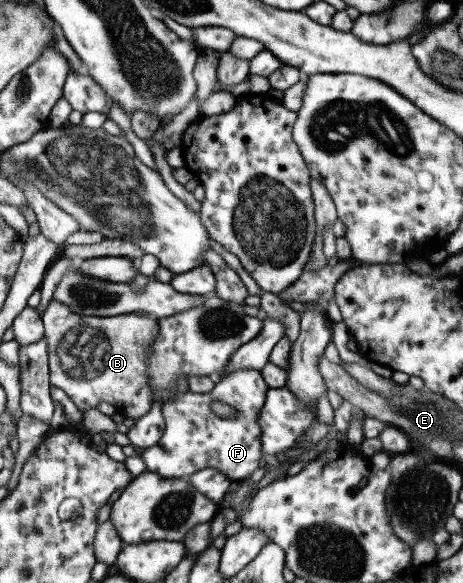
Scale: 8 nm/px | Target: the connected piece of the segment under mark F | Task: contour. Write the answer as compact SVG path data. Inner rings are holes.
M238 368L216 380L210 392L178 392L175 398L162 404L161 414L165 428L159 441L139 454L146 465L146 471L171 479L185 478L202 468L215 468L232 482L248 478L258 468L264 455L256 416L264 404L265 393L268 390L269 387L264 383L260 371ZM214 401L230 405L235 410L234 418L215 416L211 412Z

